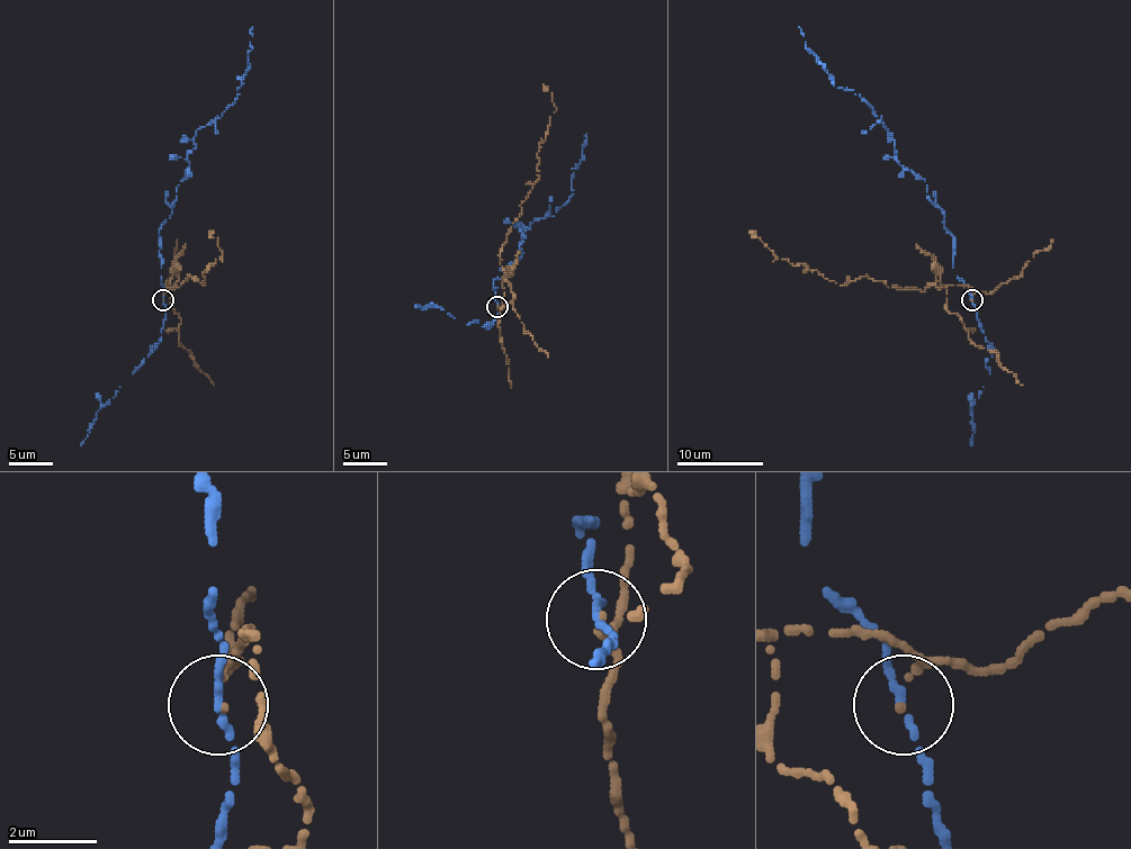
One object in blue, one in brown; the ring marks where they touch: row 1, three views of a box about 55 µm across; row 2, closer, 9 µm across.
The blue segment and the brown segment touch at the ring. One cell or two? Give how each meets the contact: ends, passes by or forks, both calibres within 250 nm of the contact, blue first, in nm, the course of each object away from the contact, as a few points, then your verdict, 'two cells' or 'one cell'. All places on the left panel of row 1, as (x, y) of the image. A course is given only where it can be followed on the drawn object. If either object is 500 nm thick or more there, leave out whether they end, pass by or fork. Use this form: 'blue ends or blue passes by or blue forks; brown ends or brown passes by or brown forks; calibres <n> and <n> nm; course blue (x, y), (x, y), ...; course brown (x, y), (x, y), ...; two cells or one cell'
blue passes by; brown ends; calibres 170 and 140 nm; course blue (163, 300), (161, 224), (187, 177), (196, 132), (235, 101), (252, 48), (252, 27); course brown (163, 300), (168, 285), (165, 291), (189, 277), (205, 285), (203, 272), (222, 254), (217, 237), (209, 231); two cells

